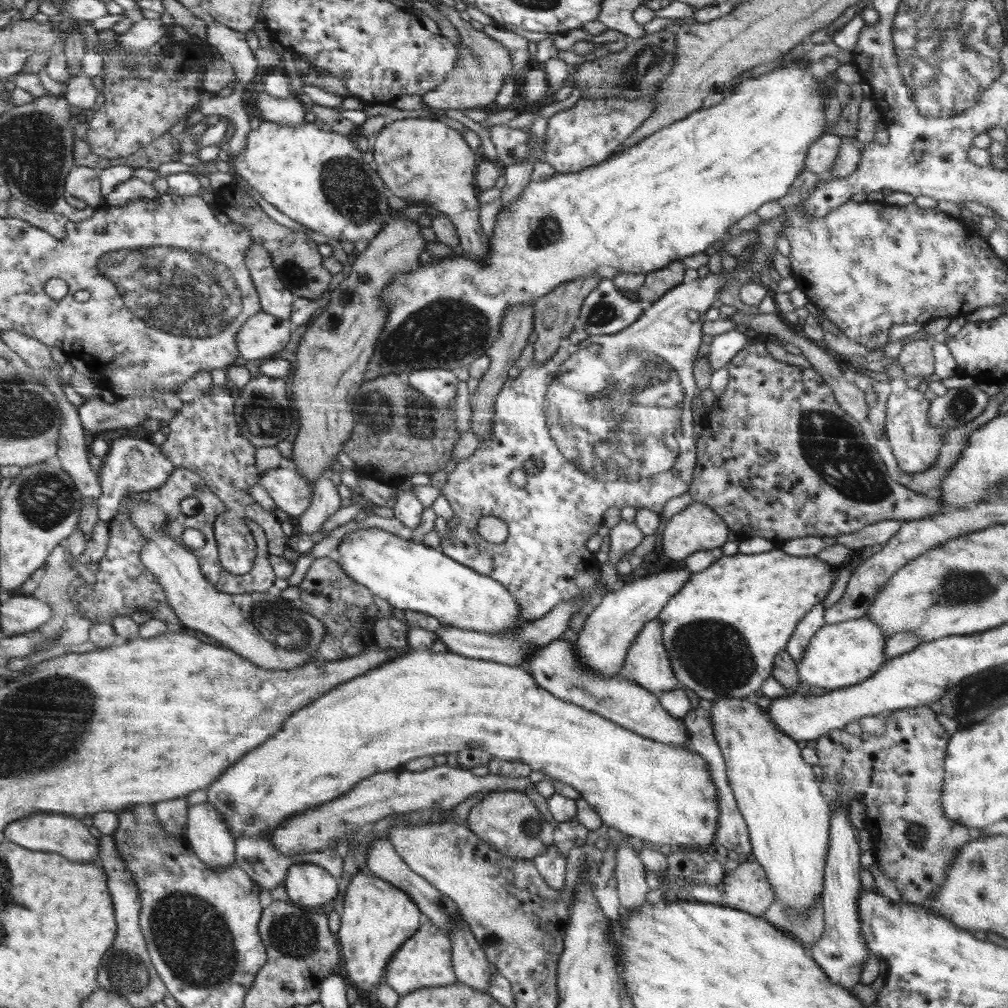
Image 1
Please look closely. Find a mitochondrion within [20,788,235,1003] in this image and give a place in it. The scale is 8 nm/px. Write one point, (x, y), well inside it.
(126, 972)

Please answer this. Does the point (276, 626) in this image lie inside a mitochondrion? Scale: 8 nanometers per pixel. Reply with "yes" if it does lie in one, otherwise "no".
yes

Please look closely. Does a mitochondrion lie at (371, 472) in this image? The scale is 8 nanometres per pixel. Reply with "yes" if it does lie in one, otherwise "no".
no

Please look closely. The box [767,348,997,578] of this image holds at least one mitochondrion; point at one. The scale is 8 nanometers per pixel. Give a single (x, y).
(840, 464)

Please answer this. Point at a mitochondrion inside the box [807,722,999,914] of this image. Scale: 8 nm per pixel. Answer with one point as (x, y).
(916, 835)

